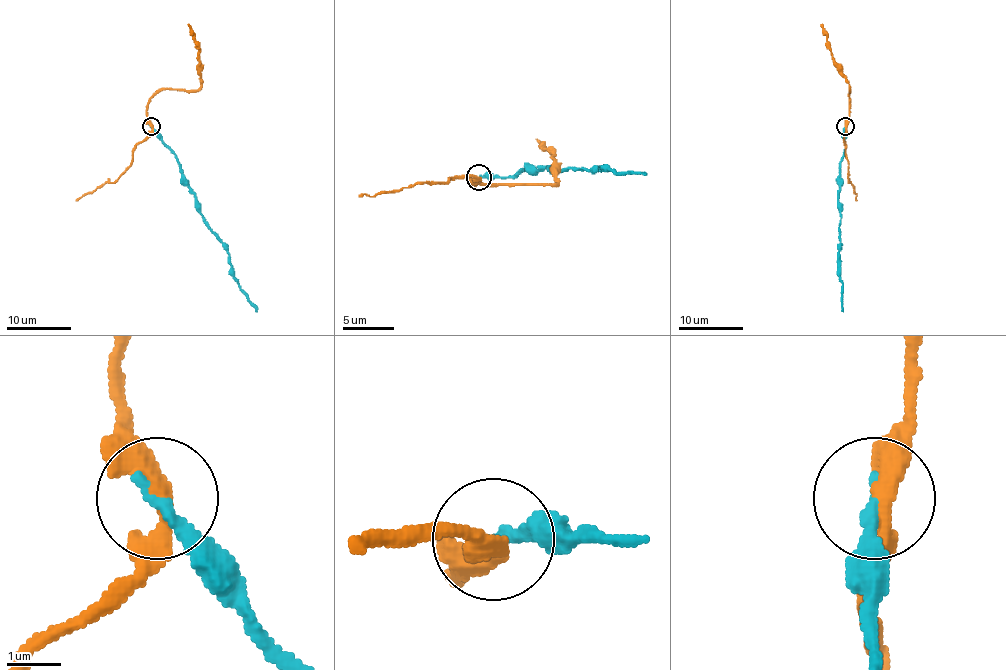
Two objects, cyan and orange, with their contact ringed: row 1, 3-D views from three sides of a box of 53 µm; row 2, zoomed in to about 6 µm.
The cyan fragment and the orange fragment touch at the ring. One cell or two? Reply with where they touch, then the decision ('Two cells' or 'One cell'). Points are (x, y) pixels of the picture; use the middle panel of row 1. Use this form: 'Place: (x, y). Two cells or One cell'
Place: (478, 177). Two cells

